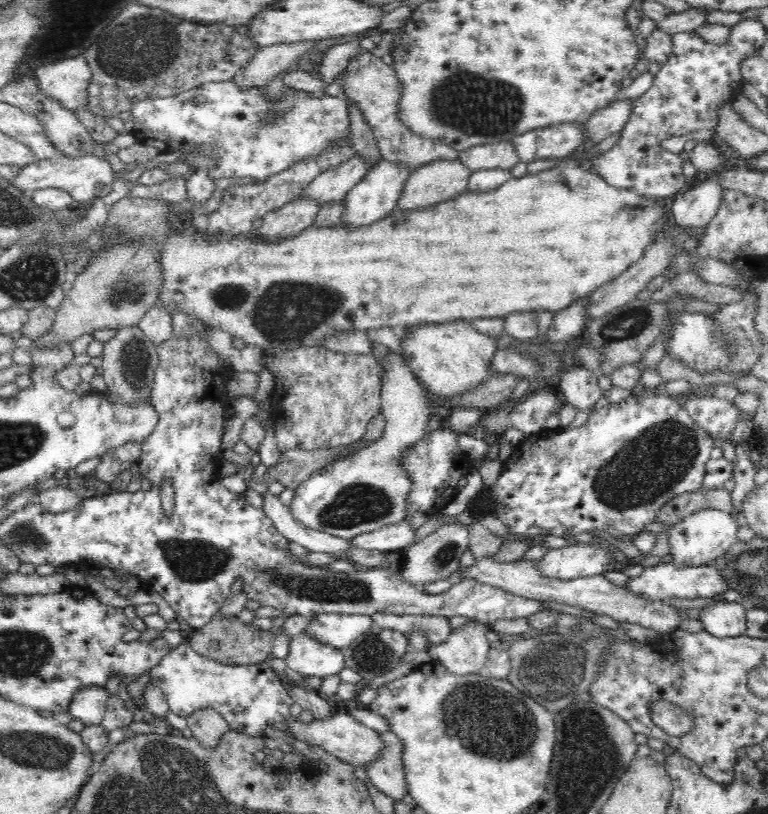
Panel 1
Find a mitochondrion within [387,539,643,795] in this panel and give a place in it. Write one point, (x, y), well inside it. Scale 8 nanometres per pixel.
(494, 723)

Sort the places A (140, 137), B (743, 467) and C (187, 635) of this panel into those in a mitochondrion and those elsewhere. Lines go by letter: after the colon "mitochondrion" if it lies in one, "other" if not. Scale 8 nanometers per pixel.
A: other
B: other
C: other

